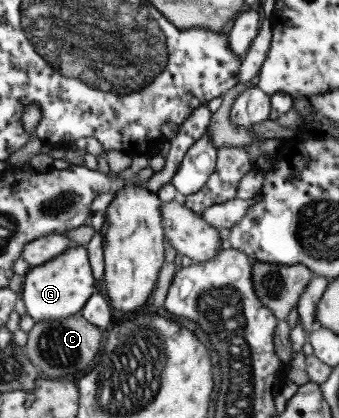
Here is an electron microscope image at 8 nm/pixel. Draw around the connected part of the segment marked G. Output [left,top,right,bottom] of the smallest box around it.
[21,245,100,321]

